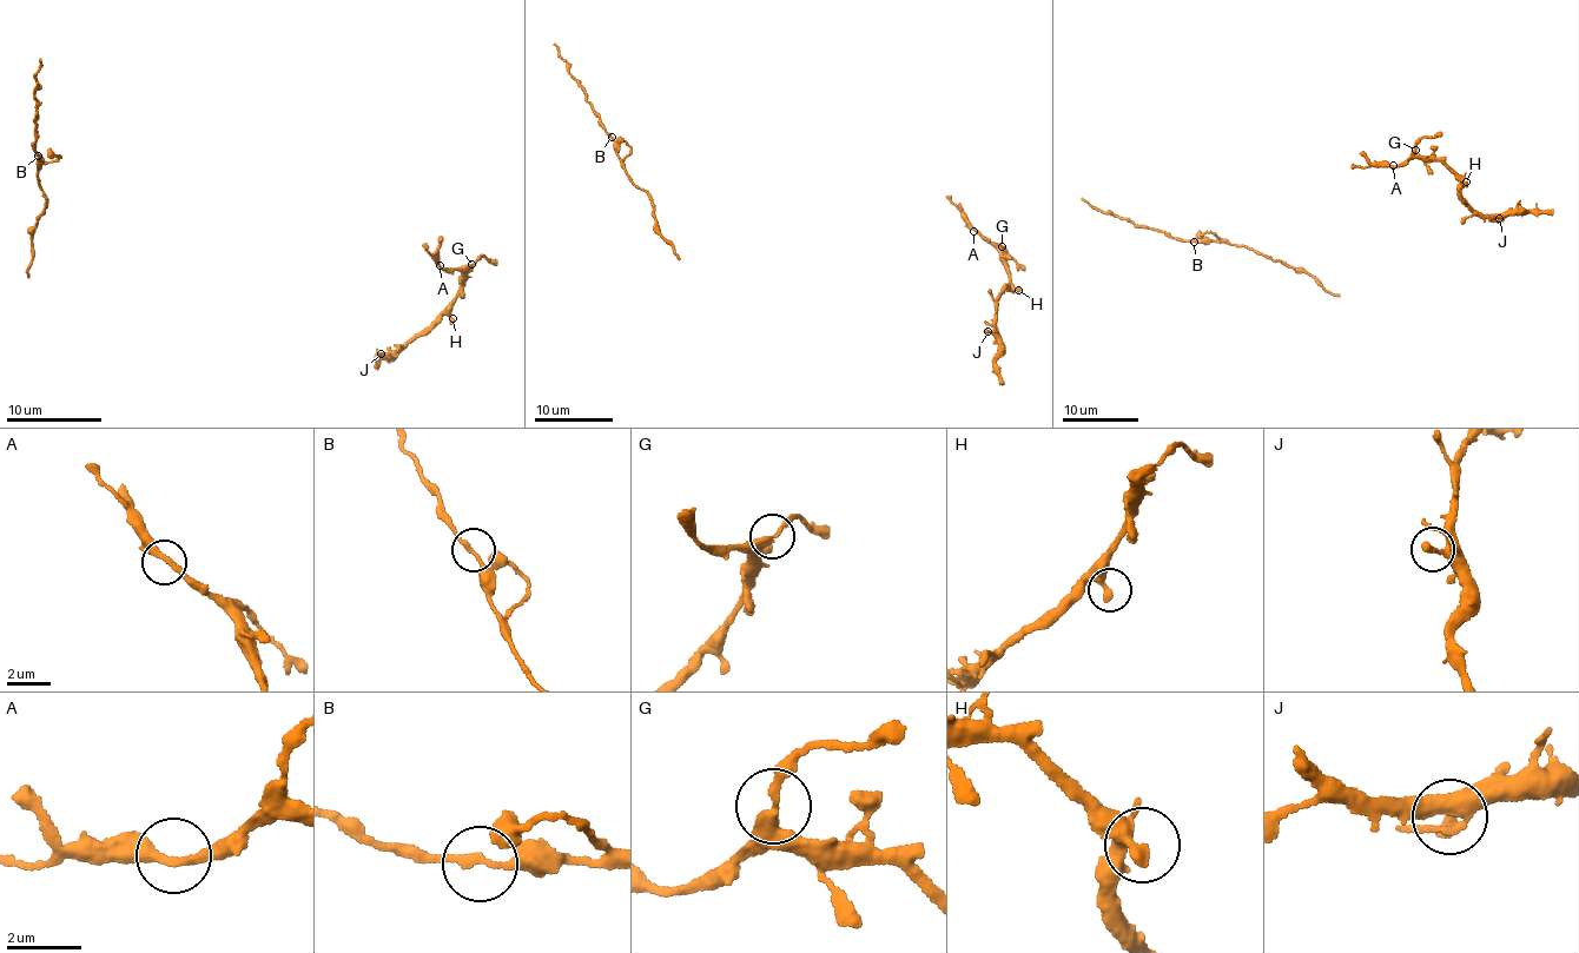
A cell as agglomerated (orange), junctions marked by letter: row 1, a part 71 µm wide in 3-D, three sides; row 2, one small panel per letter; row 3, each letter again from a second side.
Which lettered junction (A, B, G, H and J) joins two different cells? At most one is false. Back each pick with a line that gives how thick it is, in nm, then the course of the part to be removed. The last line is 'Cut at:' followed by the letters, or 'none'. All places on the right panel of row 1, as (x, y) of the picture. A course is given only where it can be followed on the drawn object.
G: calibre 300 nm; course (1414, 150), (1422, 137), (1441, 132)
Cut at: G

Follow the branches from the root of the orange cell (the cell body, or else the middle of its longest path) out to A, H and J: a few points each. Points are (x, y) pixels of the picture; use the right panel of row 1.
A: (1352, 166), (1393, 165)
H: (1352, 166), (1393, 166), (1407, 159), (1433, 158), (1447, 164), (1466, 182)
J: (1352, 166), (1393, 166), (1407, 159), (1433, 158), (1455, 172), (1462, 198), (1473, 211), (1499, 218)

